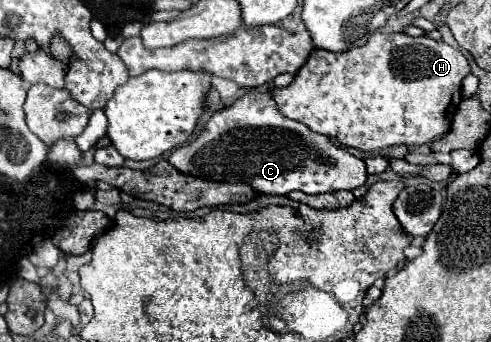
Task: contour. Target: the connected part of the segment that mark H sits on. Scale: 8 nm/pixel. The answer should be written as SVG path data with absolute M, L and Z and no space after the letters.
M376 31L376 35L372 35L364 47L354 47L344 55L312 51L308 61L294 75L294 81L282 89L274 87L270 95L284 117L300 121L312 131L336 139L344 147L372 153L392 145L418 147L446 135L450 131L452 117L462 101L460 81L468 73L470 65L466 57L444 41L434 41L430 37L410 37L406 33Z

